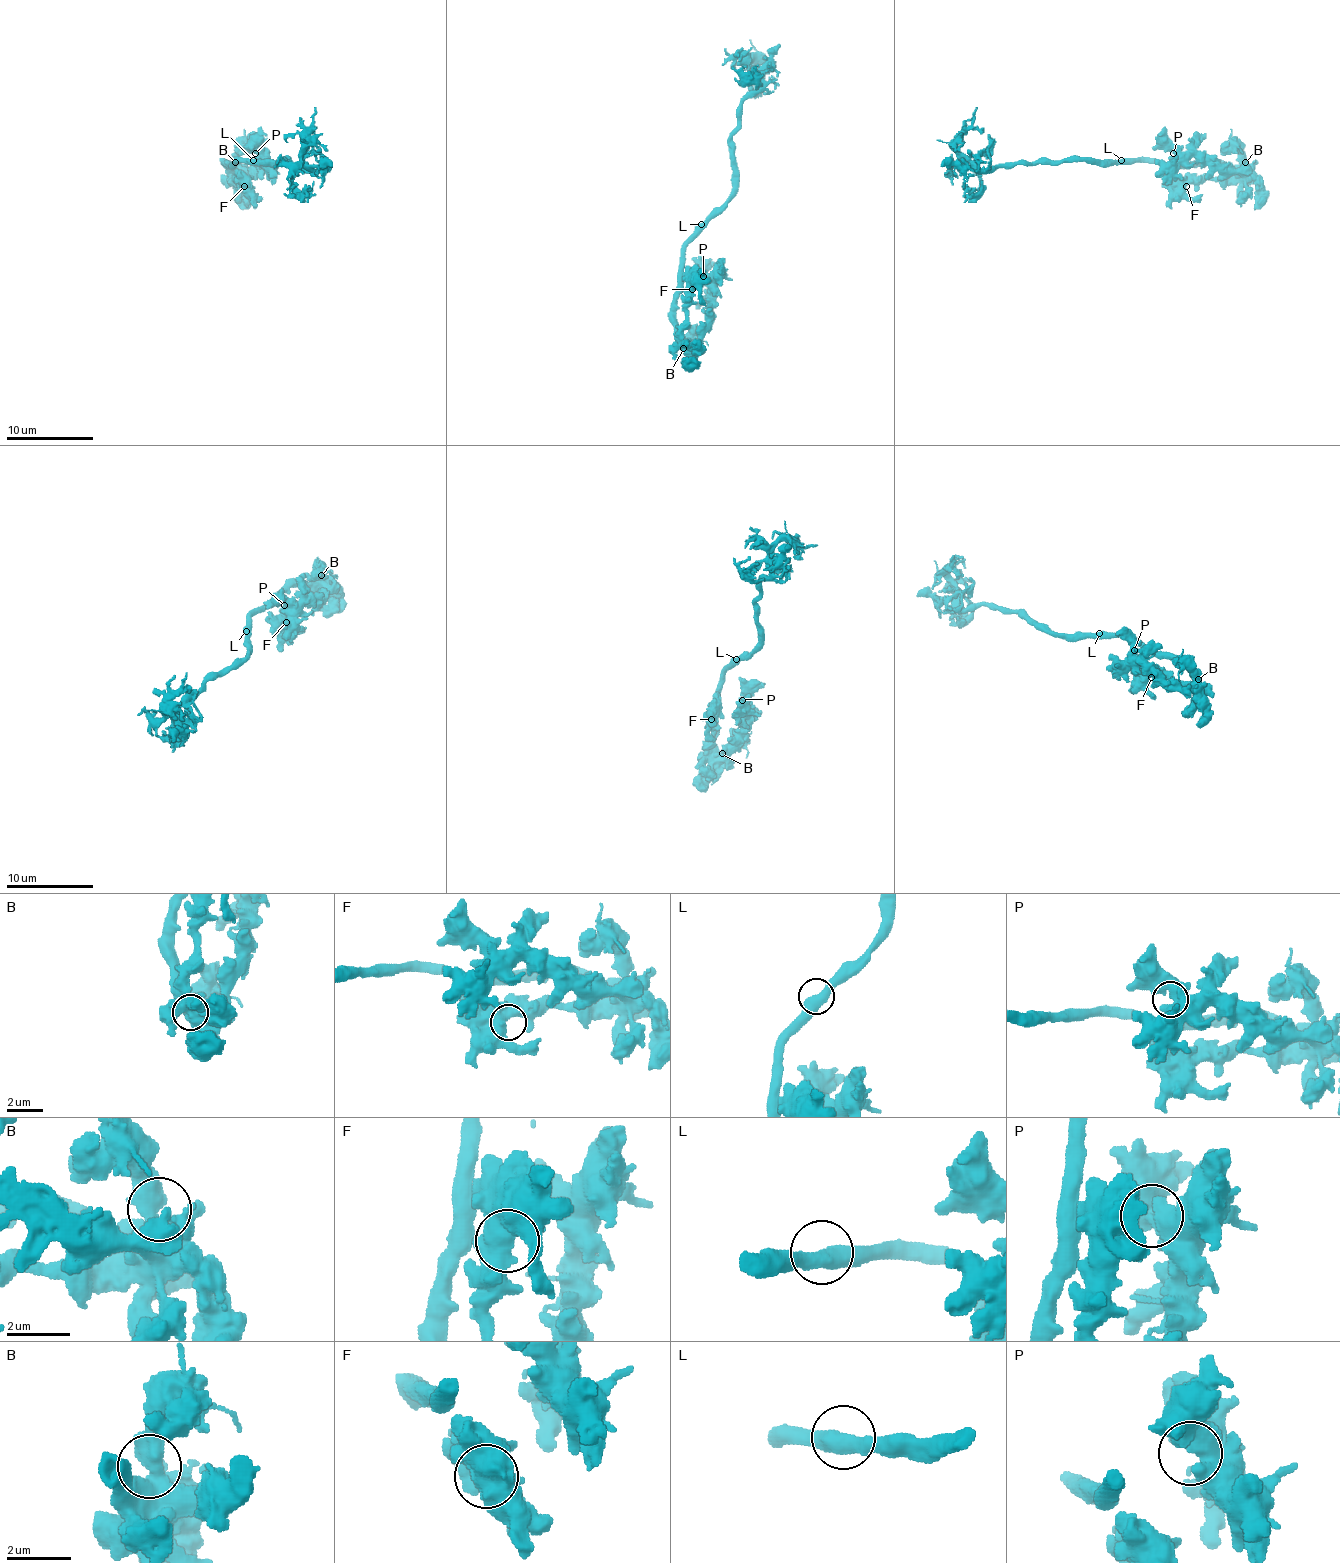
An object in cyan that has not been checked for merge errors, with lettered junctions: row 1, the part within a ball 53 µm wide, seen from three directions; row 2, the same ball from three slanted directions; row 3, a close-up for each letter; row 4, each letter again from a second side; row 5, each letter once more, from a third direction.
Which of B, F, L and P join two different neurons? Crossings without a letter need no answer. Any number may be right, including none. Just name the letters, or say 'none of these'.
none of these

